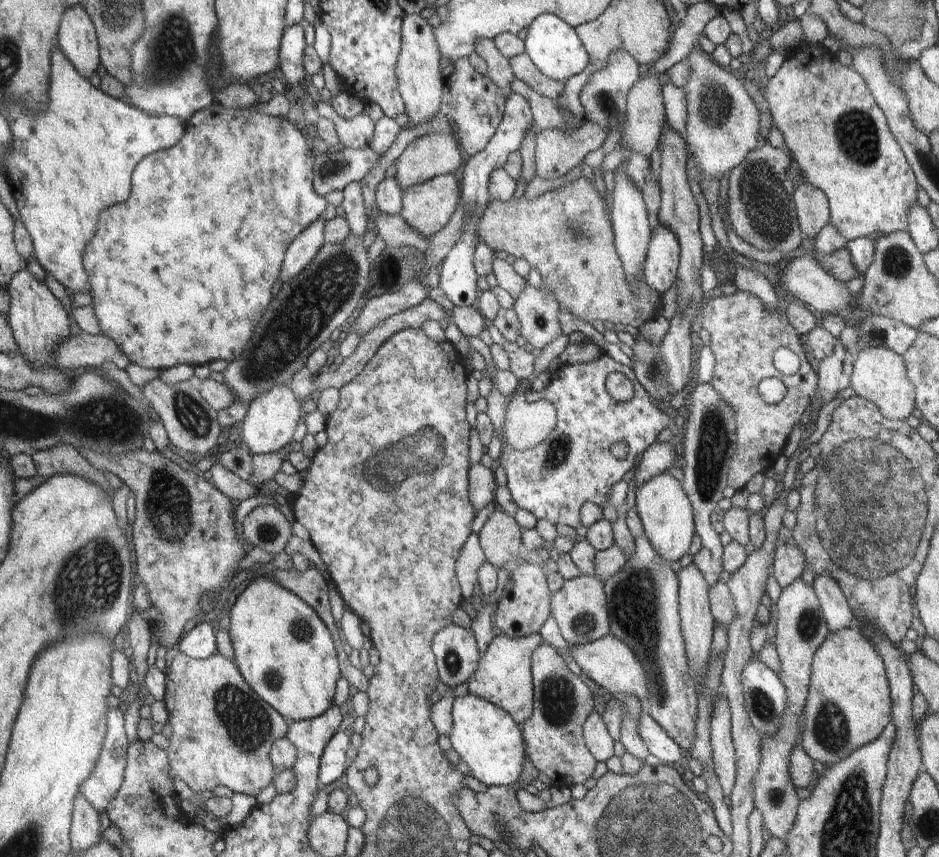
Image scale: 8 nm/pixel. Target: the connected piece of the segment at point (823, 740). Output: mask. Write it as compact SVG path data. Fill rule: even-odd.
M855 625L830 631L812 659L800 744L814 762L842 762L860 746L876 740L891 723L891 704L885 664L870 639Z

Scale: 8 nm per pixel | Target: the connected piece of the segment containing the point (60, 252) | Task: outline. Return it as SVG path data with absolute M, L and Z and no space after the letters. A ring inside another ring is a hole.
M59 46L52 48L51 72L48 108L44 112L36 114L18 104L8 106L12 144L8 152L4 152L2 162L21 221L31 236L35 258L44 273L52 274L70 293L90 294L82 255L96 232L98 216L104 208L122 204L130 196L132 172L140 160L180 142L186 132L186 120L170 115L148 115L129 103L104 94L102 89L95 88L87 78L76 72Z

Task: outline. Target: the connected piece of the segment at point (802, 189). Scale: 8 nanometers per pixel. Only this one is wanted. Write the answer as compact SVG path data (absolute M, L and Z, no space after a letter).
M798 177L793 199L800 230L806 236L816 238L818 233L831 222L828 198L820 188Z

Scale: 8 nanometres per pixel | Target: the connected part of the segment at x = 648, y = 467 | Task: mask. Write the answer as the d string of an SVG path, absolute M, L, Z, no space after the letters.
M653 442L645 451L640 464L635 469L635 486L640 486L654 476L664 473L676 462L676 452L670 442Z

